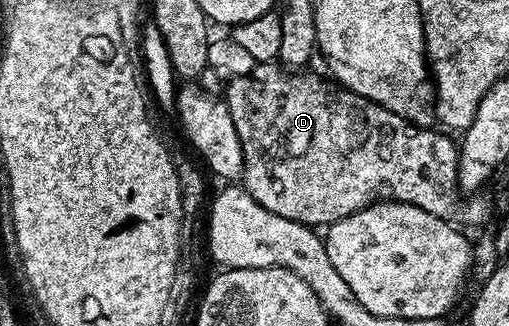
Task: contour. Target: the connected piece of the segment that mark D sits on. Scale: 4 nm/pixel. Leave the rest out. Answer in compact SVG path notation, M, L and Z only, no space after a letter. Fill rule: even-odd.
M278 63L256 64L249 74L241 74L241 78L233 78L226 81L227 96L225 103L229 114L233 118L233 126L237 130L237 138L243 147L243 162L241 165L241 187L248 192L265 210L277 214L281 218L295 220L299 224L308 226L320 226L319 224L331 224L342 222L349 214L368 204L376 202L394 202L396 204L412 204L437 218L451 222L459 222L463 219L467 224L487 224L491 220L491 204L483 197L483 194L475 194L470 197L468 204L459 201L461 189L459 187L459 149L456 141L451 141L446 131L434 132L434 127L412 124L406 116L399 116L393 110L389 110L380 104L374 104L355 92L340 91L340 96L331 96L327 84L319 76L314 76L311 70L284 70Z

